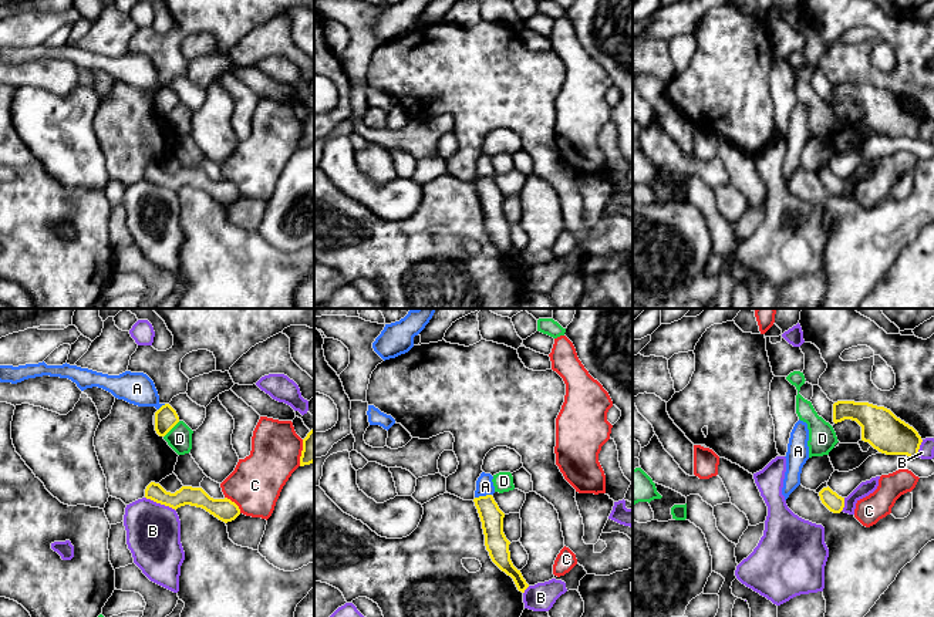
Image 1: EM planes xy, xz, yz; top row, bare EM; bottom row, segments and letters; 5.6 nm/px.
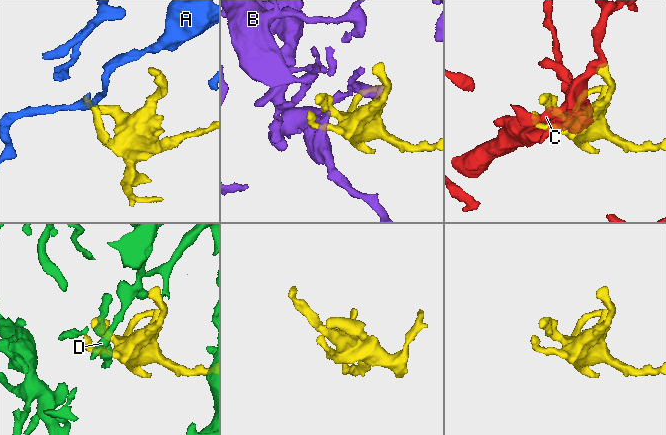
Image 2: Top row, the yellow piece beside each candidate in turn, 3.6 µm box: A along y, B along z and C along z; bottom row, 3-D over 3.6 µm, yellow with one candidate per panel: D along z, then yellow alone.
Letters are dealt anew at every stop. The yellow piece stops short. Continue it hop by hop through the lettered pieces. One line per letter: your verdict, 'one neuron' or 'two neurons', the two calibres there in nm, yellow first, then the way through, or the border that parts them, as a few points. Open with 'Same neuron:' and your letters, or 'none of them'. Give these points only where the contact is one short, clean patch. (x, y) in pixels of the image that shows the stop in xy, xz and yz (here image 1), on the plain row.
Same neuron: none of them
A: two neurons; calibres 130 and 100 nm; border xz (491, 175), (475, 179)
B: two neurons; calibres 110 and 300 nm
C: two neurons; calibres 130 and 300 nm
D: two neurons; calibres 130 and 140 nm

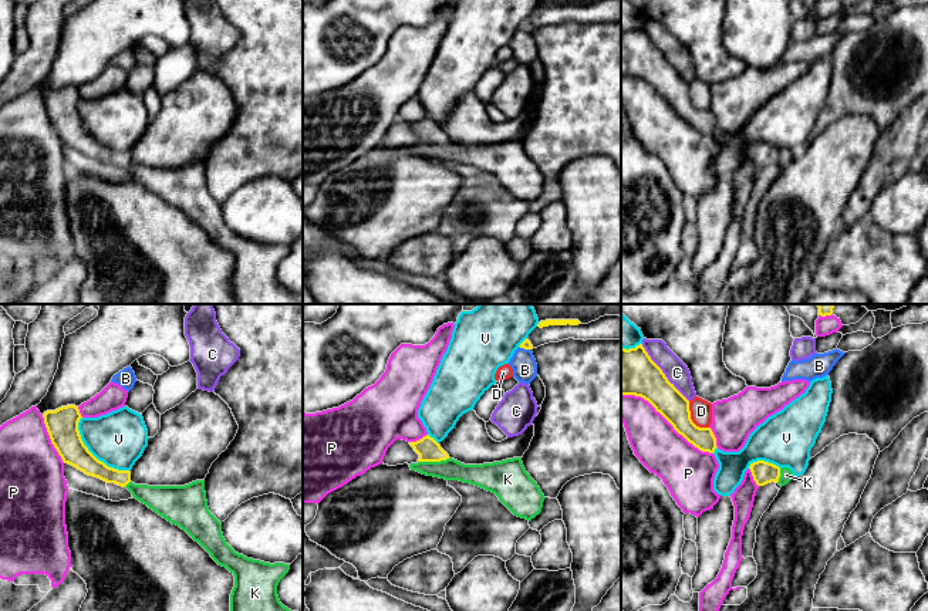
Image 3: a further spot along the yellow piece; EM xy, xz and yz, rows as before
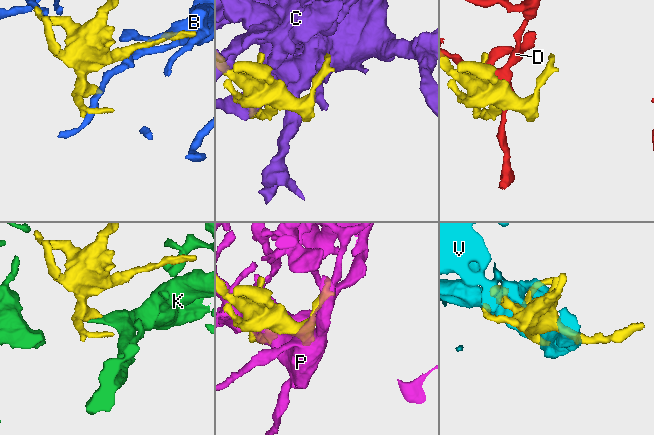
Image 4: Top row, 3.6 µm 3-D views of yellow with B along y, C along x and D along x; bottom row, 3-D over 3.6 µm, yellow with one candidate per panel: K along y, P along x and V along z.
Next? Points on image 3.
Same neuron: K
B: two neurons; calibres 60 and 140 nm
C: two neurons; calibres 260 and 130 nm
D: two neurons; calibres 170 and 130 nm
K: one neuron; calibres 130 and 120 nm; way xz (428, 131), (434, 142), (449, 151)
P: two neurons; calibres 200 and 280 nm
V: two neurons; calibres 180 and 320 nm

